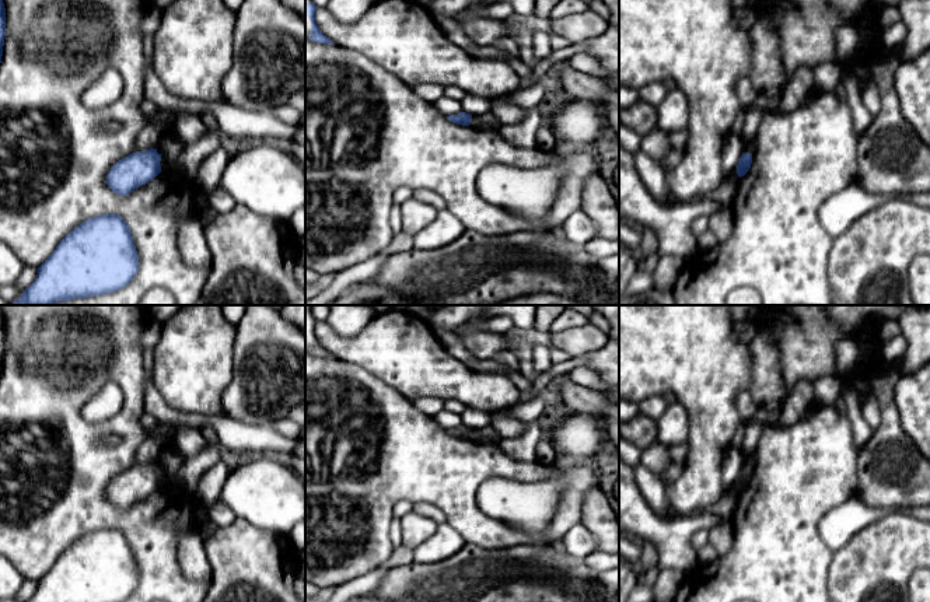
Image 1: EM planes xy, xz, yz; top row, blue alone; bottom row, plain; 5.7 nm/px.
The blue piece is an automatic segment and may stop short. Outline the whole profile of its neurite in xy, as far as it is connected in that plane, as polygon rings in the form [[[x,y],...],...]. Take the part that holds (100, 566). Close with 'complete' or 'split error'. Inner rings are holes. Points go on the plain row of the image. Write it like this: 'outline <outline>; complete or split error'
outline [[[101,528],[60,554],[28,602],[123,602],[137,582],[139,568],[125,532]]]; complete

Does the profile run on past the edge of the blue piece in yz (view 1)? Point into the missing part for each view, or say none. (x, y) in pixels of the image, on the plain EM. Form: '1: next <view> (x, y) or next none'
1: next none

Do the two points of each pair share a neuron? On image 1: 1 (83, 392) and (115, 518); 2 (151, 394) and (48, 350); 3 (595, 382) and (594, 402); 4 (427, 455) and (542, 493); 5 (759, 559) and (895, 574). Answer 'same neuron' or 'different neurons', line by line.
1: same neuron
2: different neurons
3: different neurons
4: different neurons
5: different neurons

